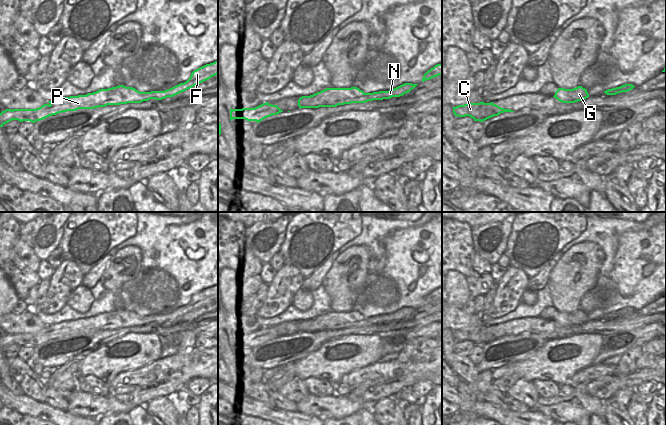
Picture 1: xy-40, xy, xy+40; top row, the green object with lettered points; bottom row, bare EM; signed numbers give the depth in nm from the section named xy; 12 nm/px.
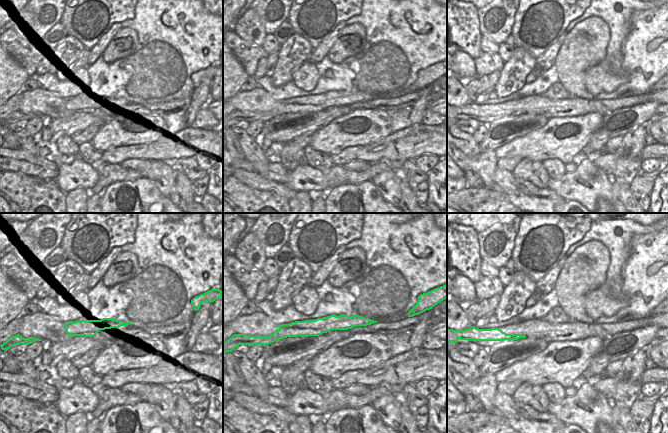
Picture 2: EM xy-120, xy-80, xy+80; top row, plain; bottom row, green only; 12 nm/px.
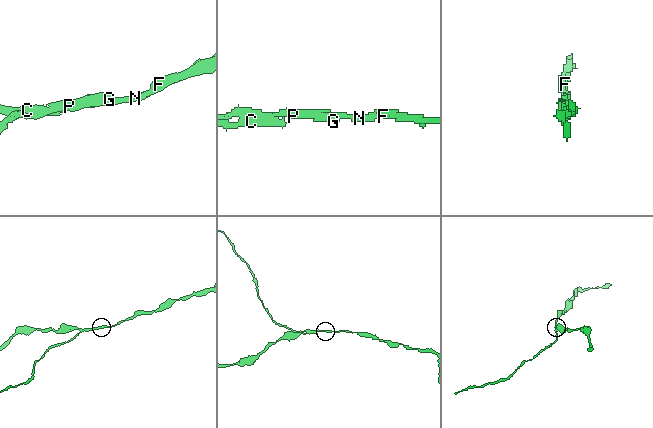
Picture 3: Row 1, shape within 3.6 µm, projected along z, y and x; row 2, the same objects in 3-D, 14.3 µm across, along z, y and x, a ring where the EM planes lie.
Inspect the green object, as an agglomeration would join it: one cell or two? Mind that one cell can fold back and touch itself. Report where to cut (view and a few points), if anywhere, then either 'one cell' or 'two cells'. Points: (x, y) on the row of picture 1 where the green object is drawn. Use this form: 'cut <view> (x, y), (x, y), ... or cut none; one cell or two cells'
cut xy (271, 107), (260, 112), (232, 111); two cells

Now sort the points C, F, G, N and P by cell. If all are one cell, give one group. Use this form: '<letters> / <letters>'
C / F G N P

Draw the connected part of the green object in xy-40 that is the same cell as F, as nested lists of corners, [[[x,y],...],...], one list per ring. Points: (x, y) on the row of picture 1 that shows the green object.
[[[215,61],[194,70],[186,82],[165,91],[140,92],[135,88],[119,85],[108,89],[100,89],[86,95],[63,97],[58,100],[49,101],[47,104],[42,105],[43,109],[40,112],[6,109],[0,113],[0,127],[3,127],[4,124],[12,120],[35,123],[58,113],[76,111],[78,109],[94,109],[107,105],[141,103],[150,99],[162,100],[184,92],[217,74],[218,61]]]

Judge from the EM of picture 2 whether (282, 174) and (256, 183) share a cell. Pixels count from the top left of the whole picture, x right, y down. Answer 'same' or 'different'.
different

